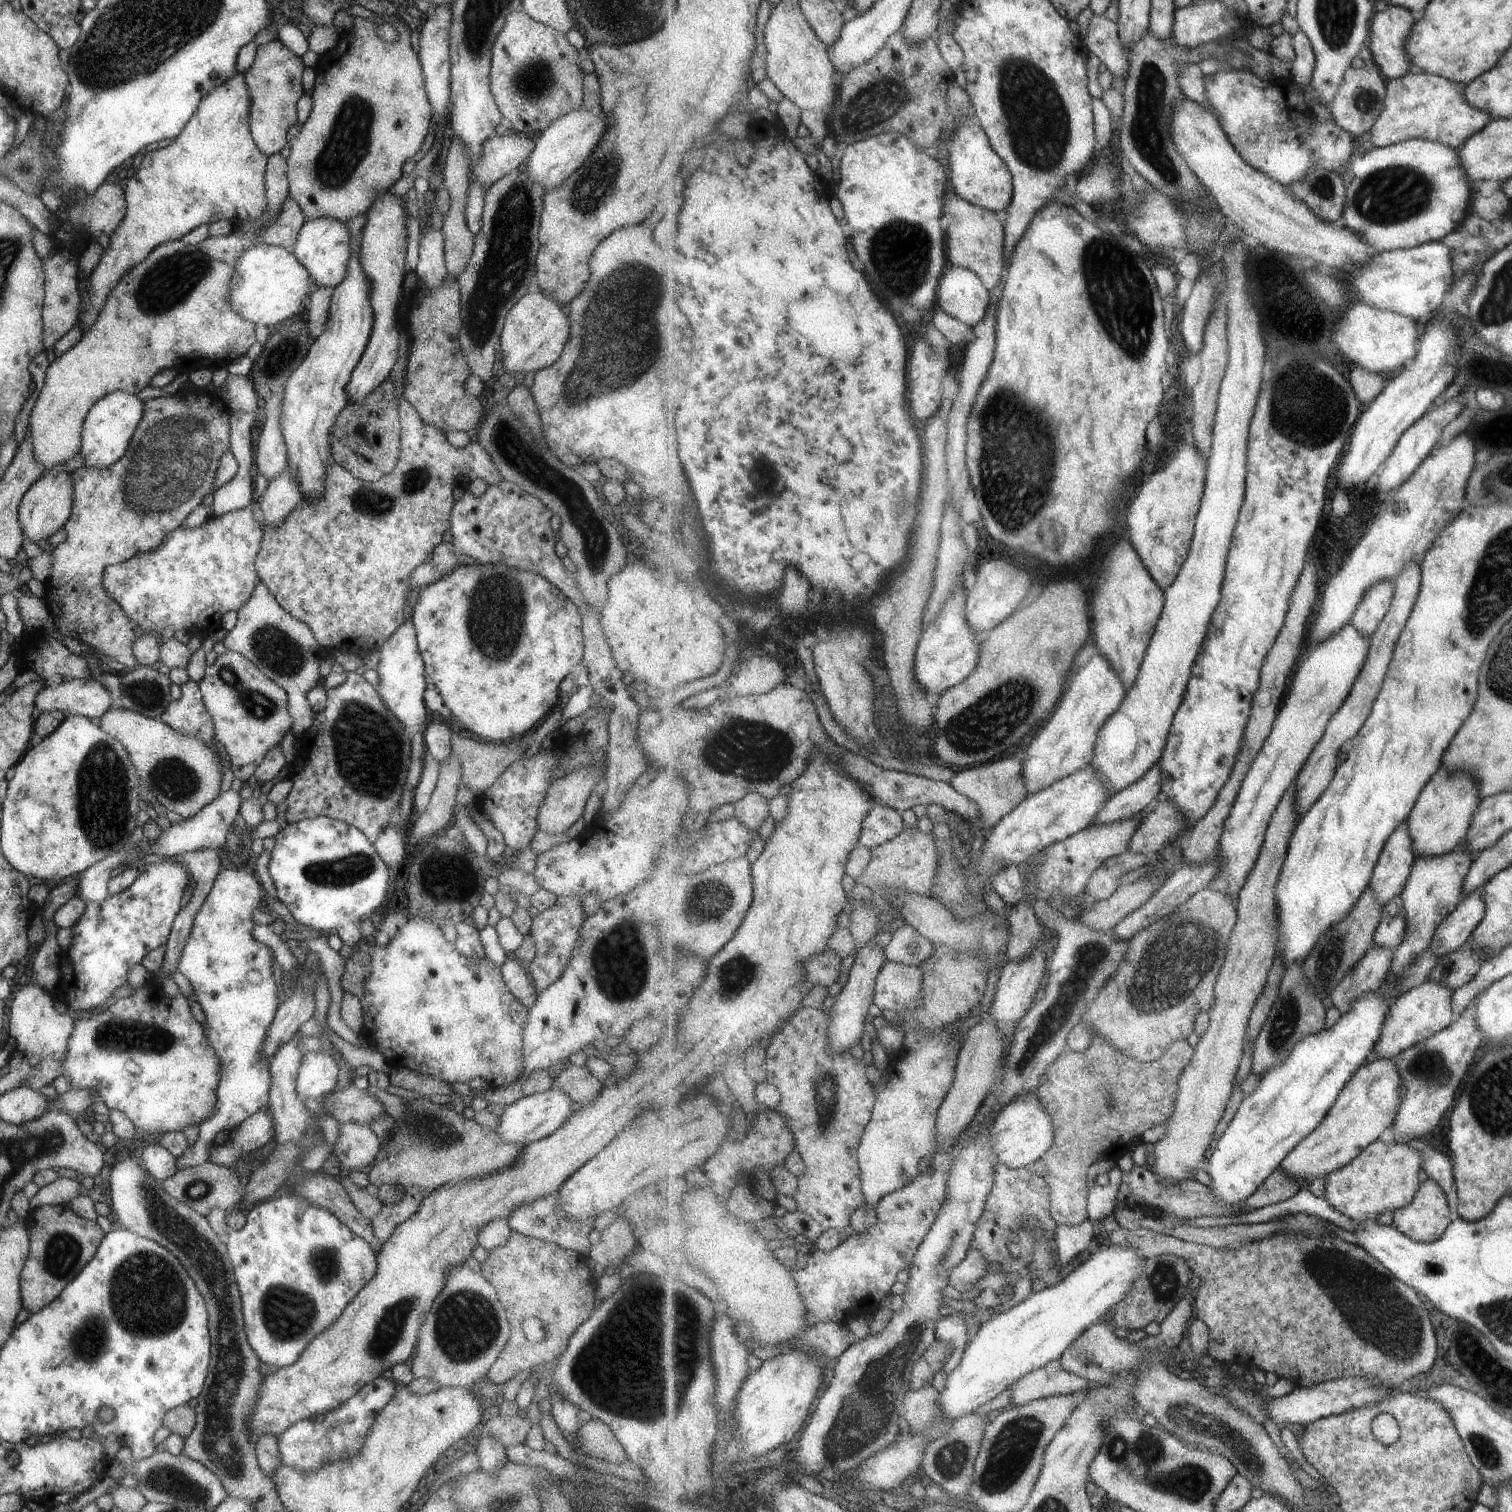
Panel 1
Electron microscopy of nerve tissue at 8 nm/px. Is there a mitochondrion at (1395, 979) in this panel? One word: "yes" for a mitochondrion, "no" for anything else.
no

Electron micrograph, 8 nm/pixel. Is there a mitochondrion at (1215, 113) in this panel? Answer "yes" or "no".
no

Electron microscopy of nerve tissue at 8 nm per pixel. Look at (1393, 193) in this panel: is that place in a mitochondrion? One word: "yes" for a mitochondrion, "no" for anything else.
yes

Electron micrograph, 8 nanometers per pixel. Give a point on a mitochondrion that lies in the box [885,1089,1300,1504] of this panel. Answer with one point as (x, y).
(1013, 1446)

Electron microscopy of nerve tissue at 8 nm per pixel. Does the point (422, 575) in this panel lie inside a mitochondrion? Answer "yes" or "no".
no

